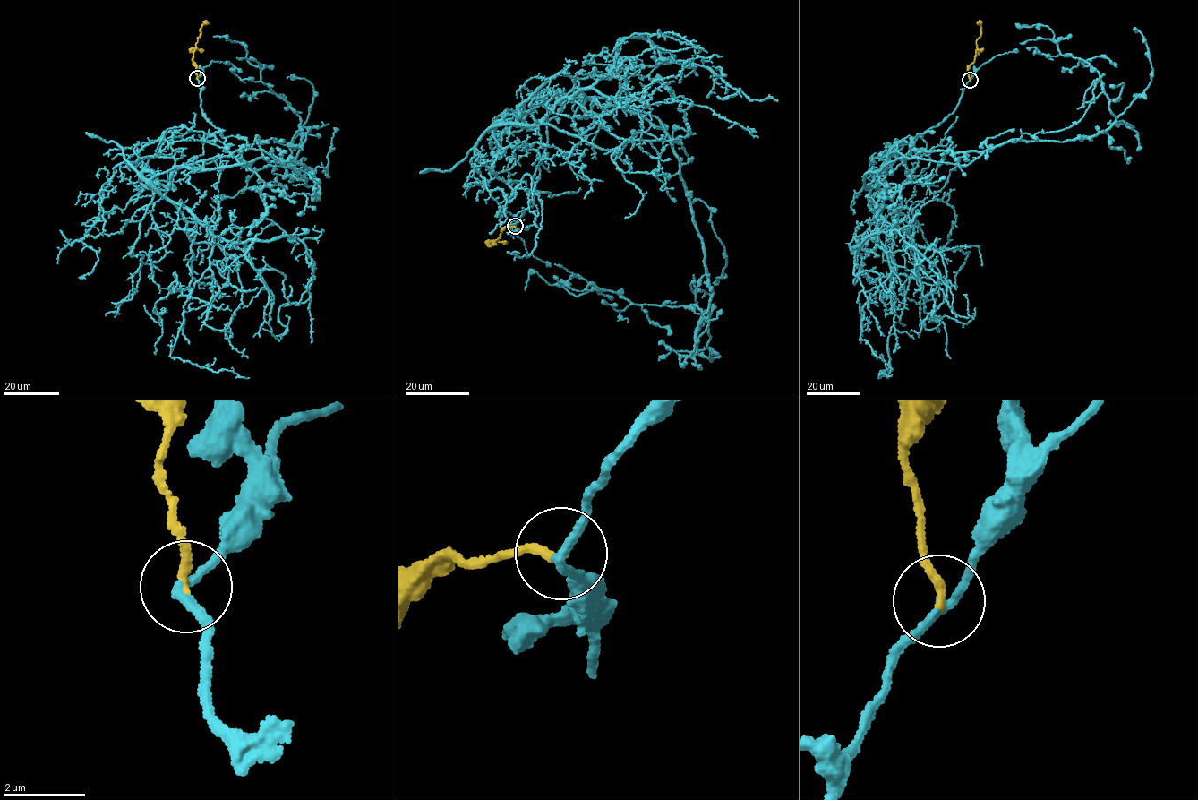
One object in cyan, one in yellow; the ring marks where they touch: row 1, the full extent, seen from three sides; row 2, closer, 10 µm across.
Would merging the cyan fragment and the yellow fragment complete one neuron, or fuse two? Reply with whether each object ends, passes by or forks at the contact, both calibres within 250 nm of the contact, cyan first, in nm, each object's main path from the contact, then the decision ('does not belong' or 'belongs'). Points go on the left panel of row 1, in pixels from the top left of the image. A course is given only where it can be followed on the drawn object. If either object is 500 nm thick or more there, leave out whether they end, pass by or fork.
cyan passes by; yellow ends; calibres 200 and 220 nm; course cyan (197, 79), (226, 150), (264, 150), (311, 176), (285, 174), (301, 119), (244, 44), (213, 36); course yellow (197, 78), (192, 60), (193, 52), (200, 29), (209, 23); belongs

